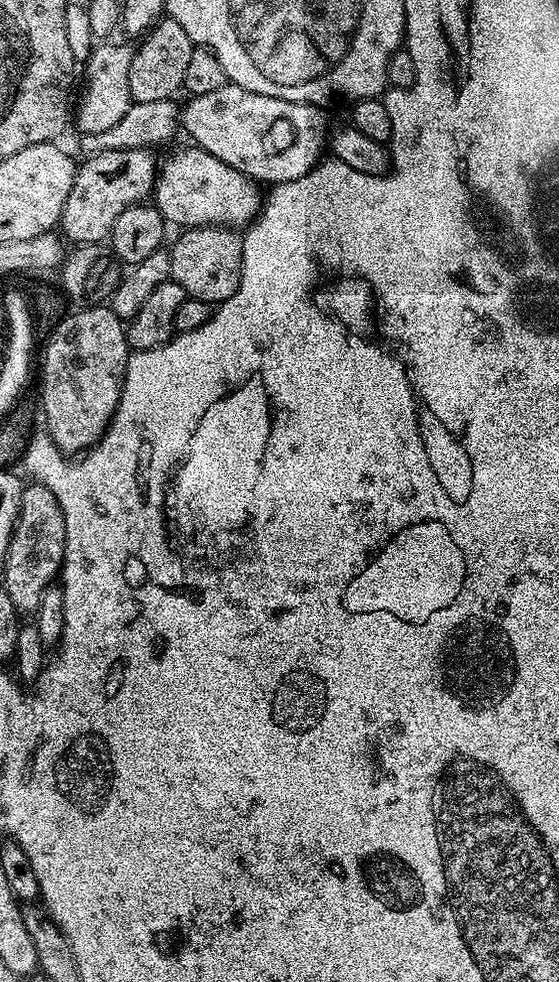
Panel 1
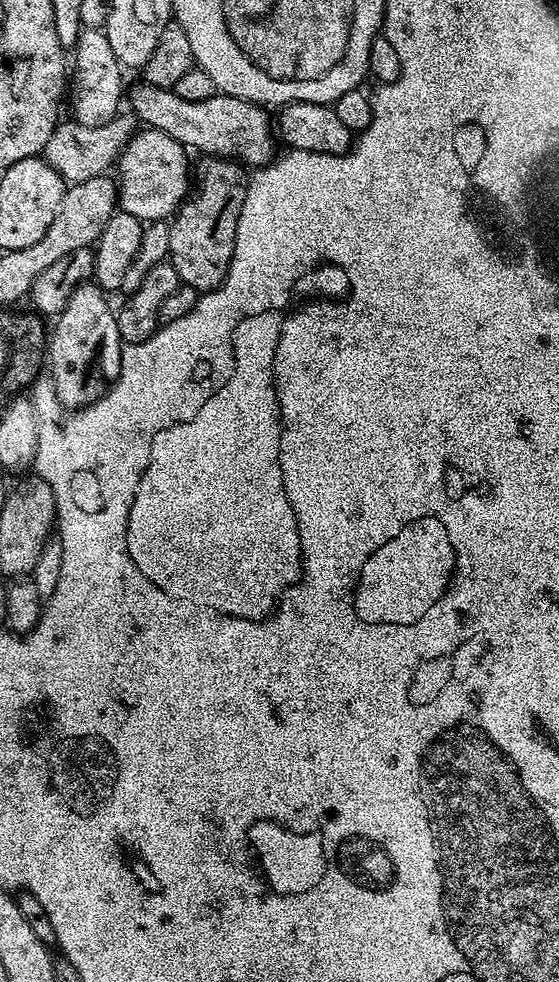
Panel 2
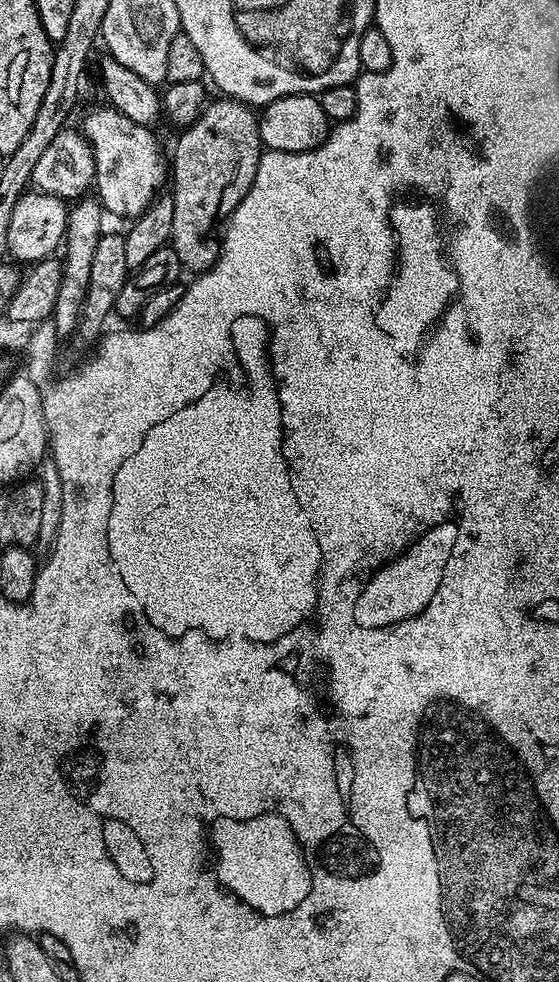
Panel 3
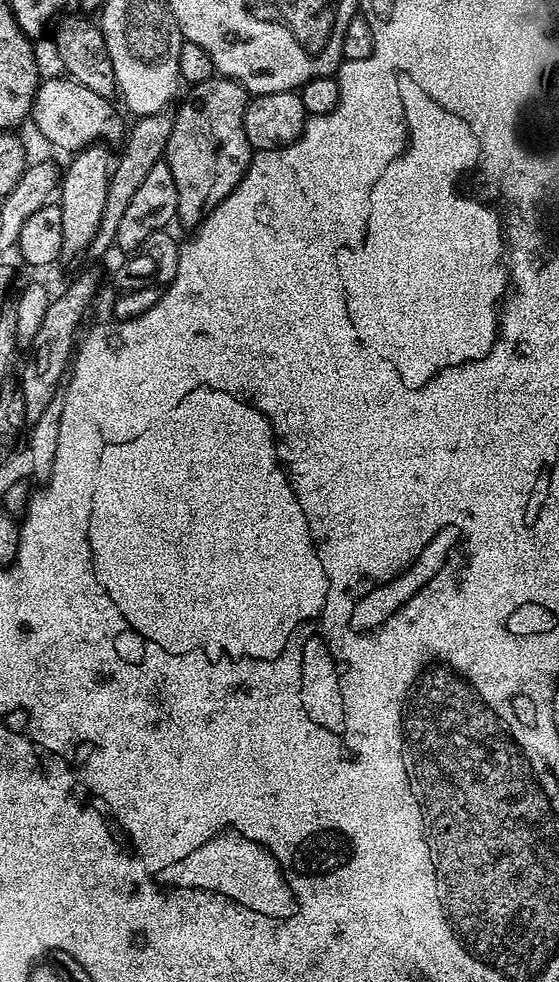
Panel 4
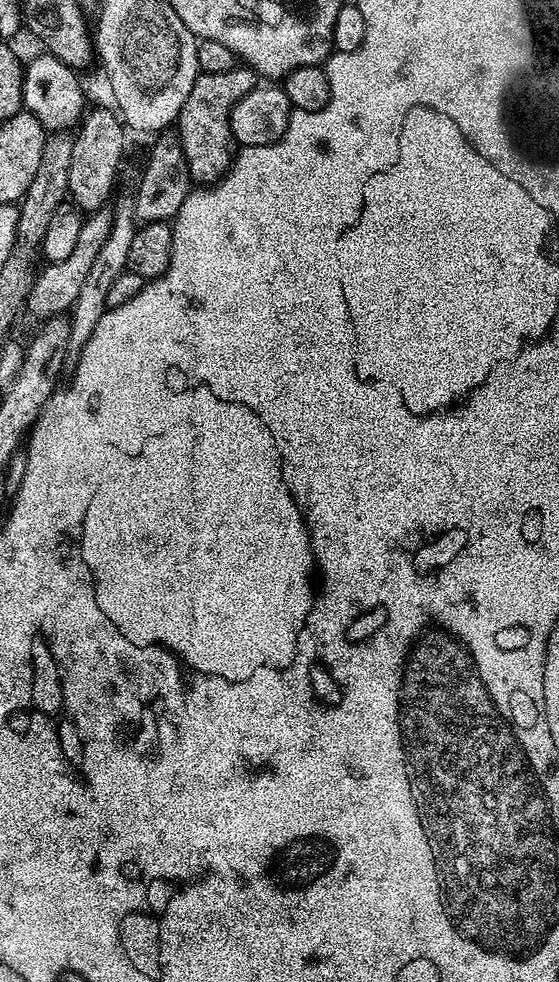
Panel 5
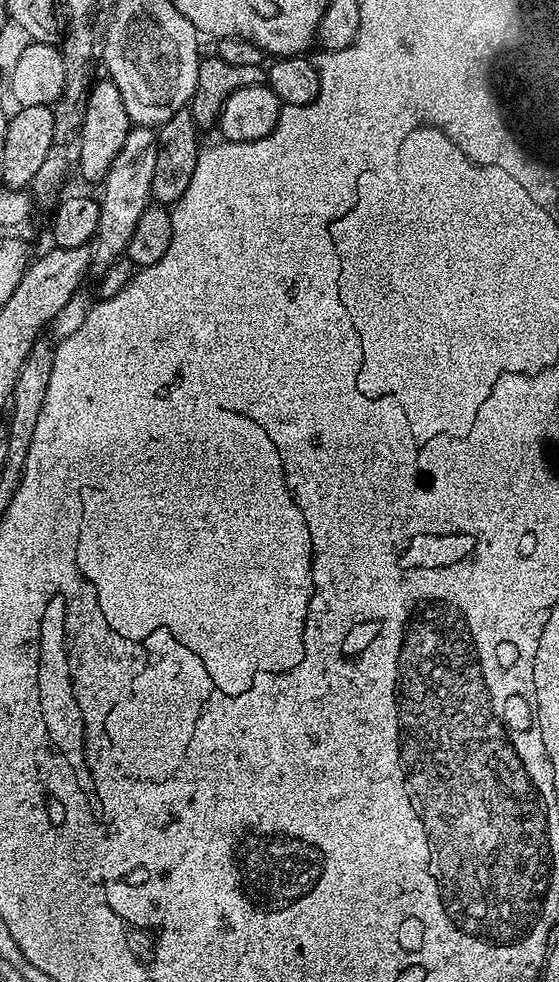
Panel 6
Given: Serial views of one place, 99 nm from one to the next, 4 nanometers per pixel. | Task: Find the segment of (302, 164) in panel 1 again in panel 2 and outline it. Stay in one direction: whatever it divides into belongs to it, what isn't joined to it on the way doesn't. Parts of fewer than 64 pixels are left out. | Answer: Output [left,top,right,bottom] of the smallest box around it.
[131,82,274,170]

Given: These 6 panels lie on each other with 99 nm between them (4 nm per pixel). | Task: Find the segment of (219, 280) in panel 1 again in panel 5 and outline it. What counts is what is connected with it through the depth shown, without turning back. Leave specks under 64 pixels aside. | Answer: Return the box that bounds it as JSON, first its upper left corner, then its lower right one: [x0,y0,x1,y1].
[178,66,258,186]

